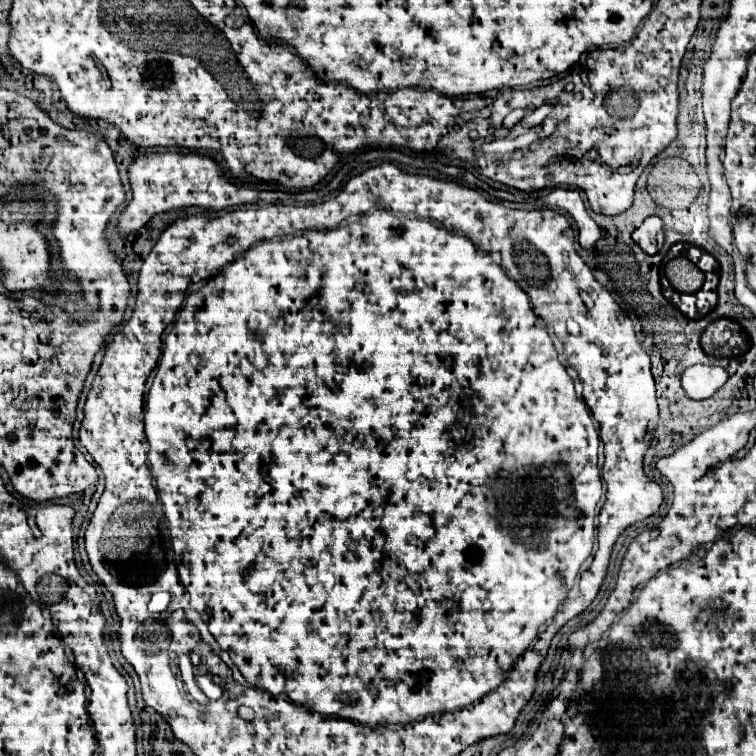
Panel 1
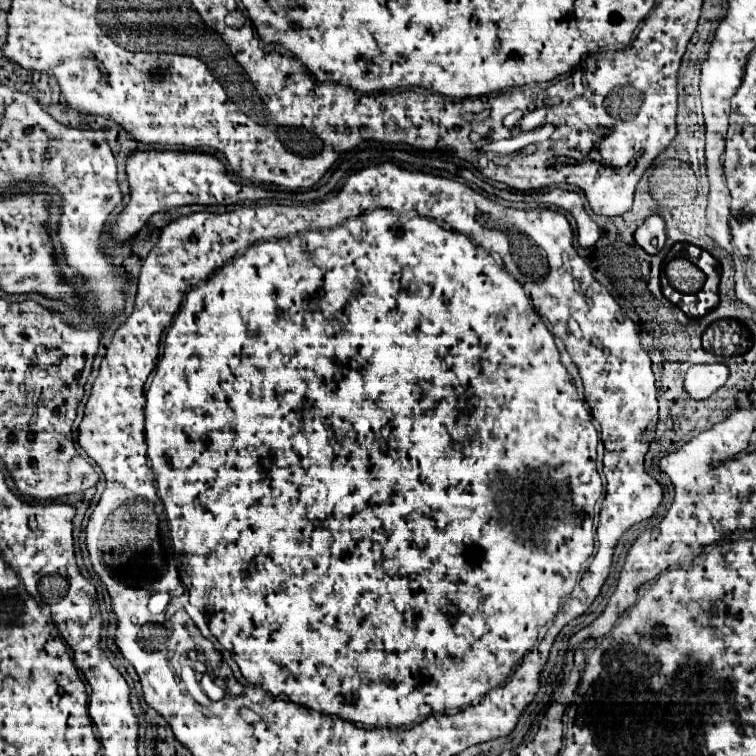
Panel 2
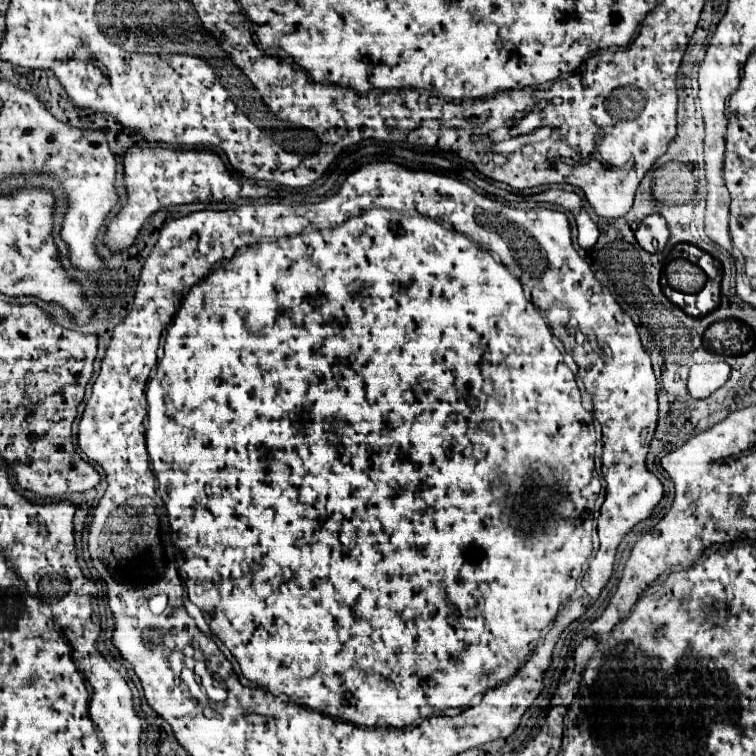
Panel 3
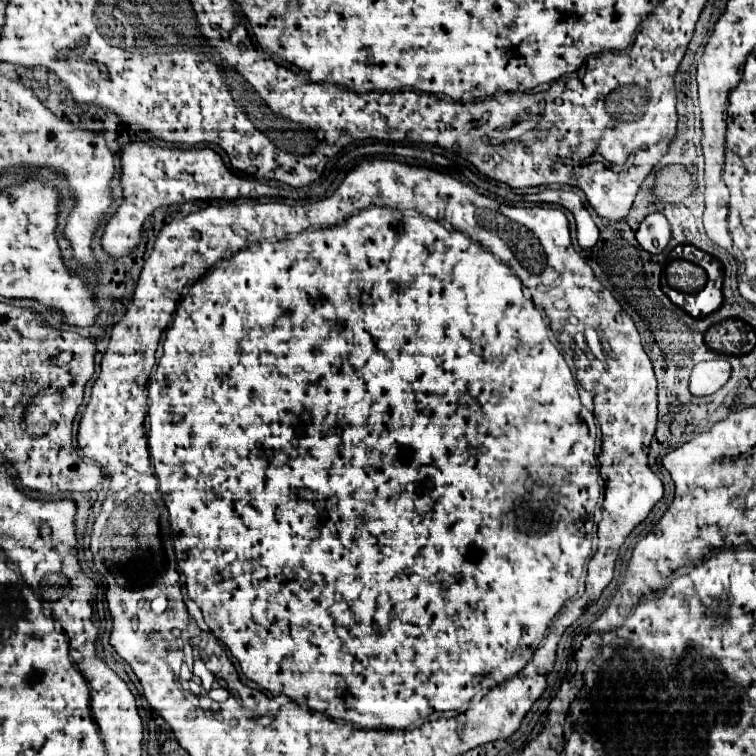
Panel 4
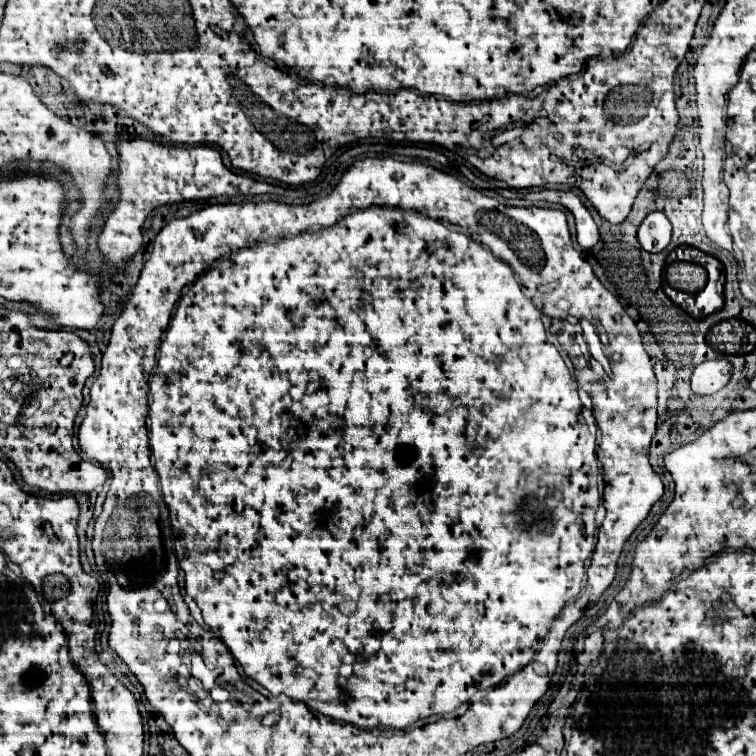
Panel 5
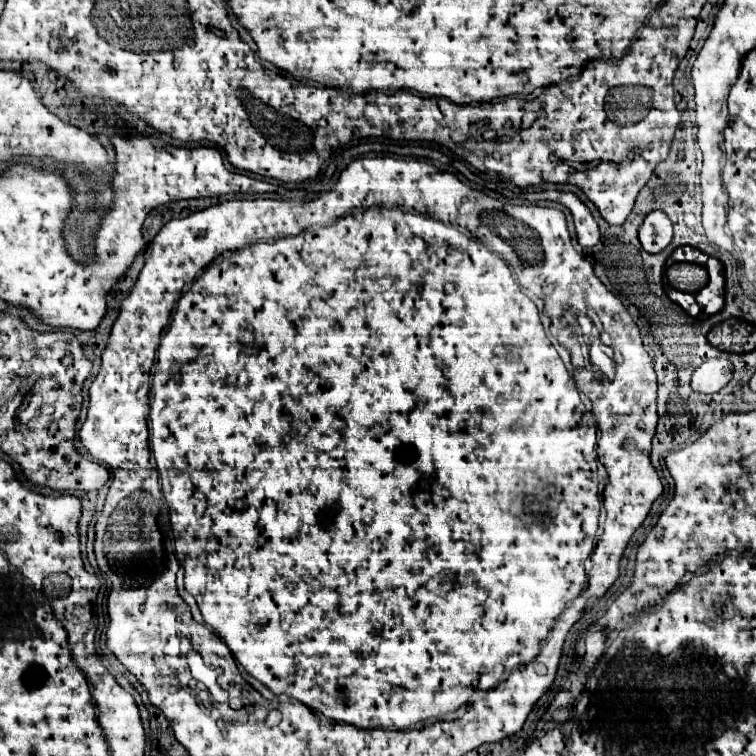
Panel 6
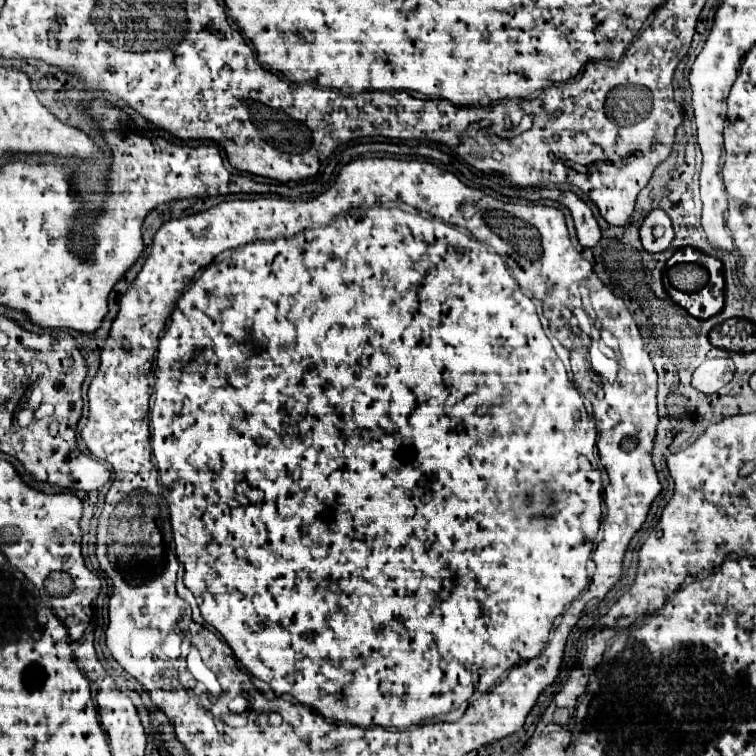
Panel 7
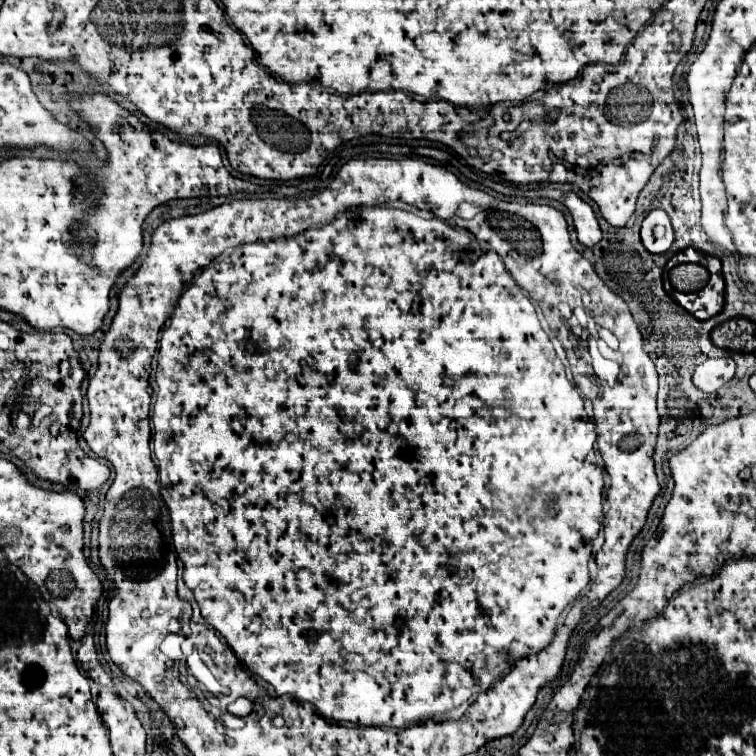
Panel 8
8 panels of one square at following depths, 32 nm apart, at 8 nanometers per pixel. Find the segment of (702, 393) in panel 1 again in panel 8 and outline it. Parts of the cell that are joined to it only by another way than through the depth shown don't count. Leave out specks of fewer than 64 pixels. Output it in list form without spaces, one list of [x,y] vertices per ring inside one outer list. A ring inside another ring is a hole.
[[[726,356],[726,358],[708,358],[706,362],[702,362],[694,370],[692,382],[702,392],[716,392],[726,382],[732,380],[734,372],[736,372],[736,364],[730,356]]]

